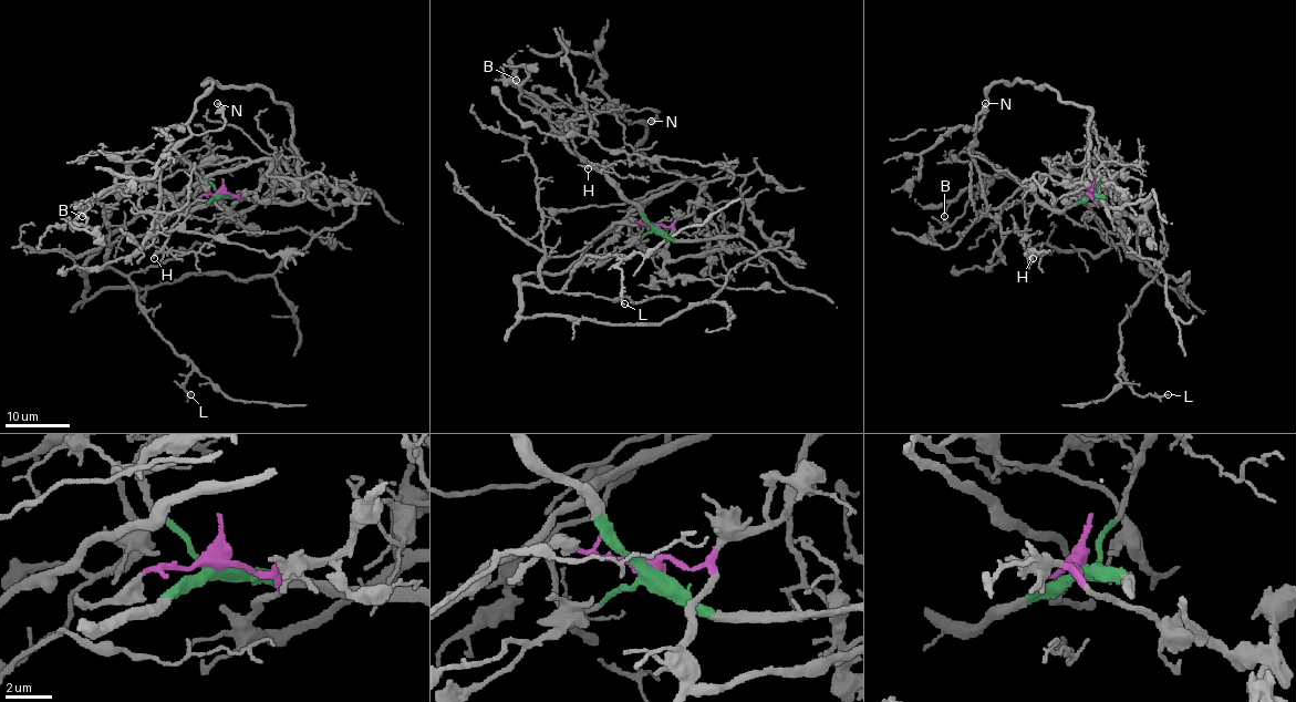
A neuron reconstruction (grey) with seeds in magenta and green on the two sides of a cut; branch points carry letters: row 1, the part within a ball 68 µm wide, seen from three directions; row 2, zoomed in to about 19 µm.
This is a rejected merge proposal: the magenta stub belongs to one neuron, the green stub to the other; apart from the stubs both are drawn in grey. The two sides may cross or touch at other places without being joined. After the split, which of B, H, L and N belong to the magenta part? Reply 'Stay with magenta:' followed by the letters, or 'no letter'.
Stay with magenta: L

